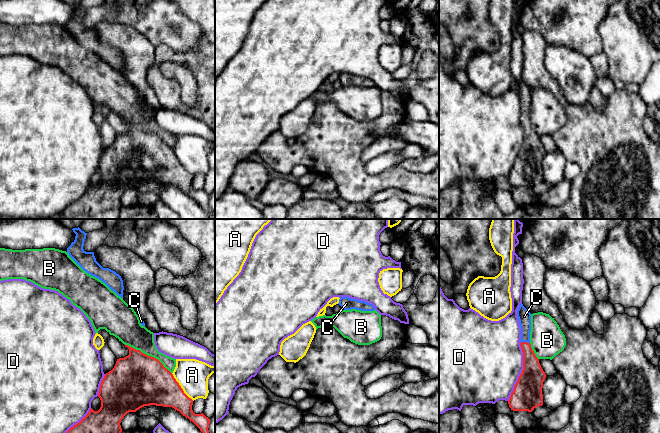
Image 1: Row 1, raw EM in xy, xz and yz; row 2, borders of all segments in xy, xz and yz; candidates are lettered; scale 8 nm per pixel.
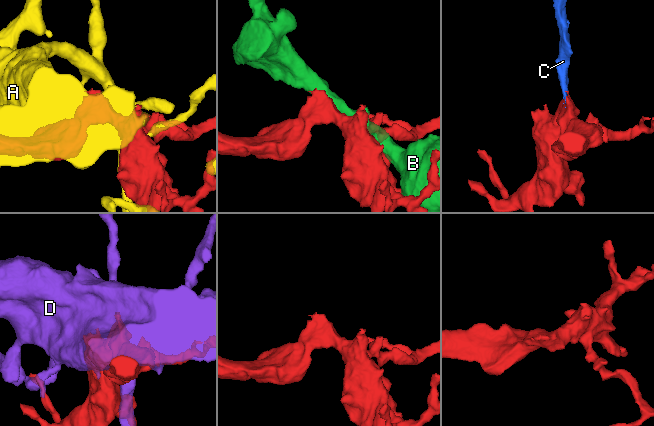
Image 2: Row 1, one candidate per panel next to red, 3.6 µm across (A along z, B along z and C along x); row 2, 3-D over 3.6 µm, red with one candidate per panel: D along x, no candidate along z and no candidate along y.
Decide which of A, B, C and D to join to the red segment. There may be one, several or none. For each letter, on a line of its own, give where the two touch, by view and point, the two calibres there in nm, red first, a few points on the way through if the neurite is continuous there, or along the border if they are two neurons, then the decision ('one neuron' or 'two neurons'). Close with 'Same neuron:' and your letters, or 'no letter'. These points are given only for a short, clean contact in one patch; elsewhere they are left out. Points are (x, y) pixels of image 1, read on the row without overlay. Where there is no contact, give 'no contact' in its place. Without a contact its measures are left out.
A: contact xy (180, 163); calibres 360 and 260 nm; two neurons
B: contact xy (147, 131); calibres 420 and 220 nm; two neurons
C: contact yz (524, 118); calibres 170 and 110 nm; way yz (532, 148), (524, 118), (524, 92); one neuron
D: contact yz (522, 148); calibres 240 and 480 nm; two neurons
Same neuron: C

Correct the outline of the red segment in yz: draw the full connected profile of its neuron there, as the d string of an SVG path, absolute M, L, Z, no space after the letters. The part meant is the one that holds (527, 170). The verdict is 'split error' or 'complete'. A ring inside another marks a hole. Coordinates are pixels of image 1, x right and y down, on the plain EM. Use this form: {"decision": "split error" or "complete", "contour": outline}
{"decision": "split error", "contour": "M521 79L517 86L521 104L520 122L523 128L523 146L508 176L513 187L532 188L543 181L543 158L546 150L530 120L531 89Z"}

